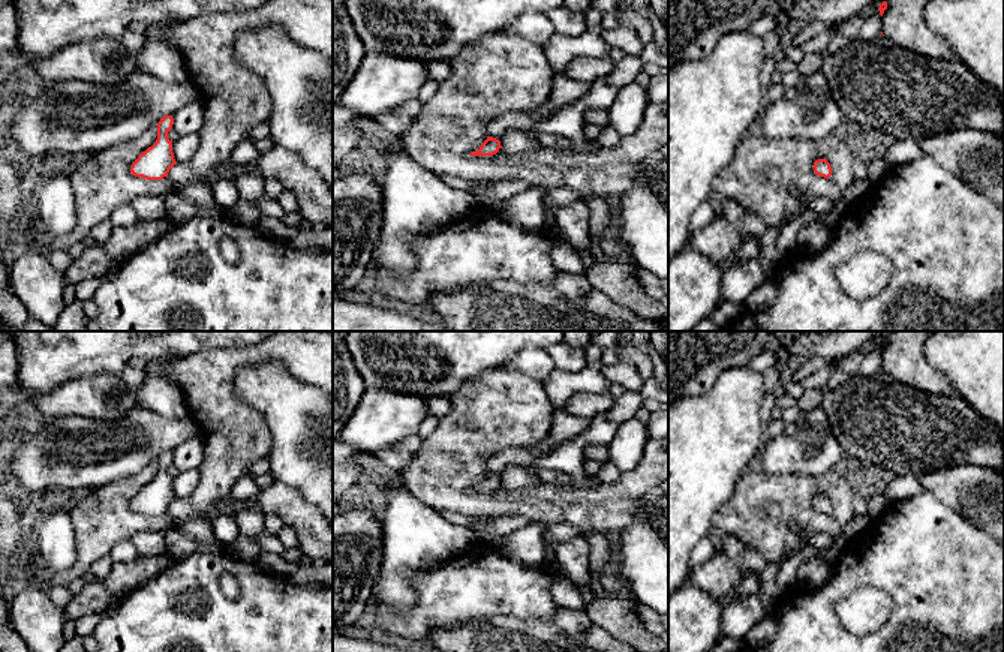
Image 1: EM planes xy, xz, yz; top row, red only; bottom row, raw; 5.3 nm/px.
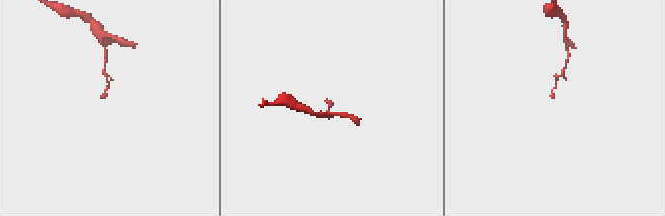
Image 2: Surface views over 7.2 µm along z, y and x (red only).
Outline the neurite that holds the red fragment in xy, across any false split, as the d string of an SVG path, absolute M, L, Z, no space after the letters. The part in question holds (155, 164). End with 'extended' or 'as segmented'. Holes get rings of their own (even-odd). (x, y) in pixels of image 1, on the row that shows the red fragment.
M172 115L160 118L157 123L157 139L132 163L132 175L147 180L162 180L168 177L169 169L177 163L172 153L172 141L168 138L172 124Z | as segmented

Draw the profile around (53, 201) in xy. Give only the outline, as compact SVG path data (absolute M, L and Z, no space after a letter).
M49 171L33 187L30 211L52 237L69 234L76 220L75 195L64 171Z

